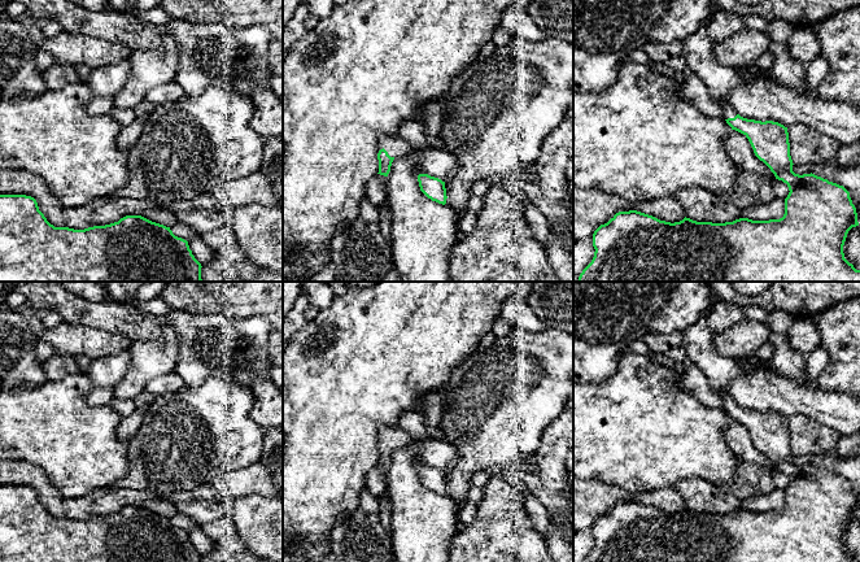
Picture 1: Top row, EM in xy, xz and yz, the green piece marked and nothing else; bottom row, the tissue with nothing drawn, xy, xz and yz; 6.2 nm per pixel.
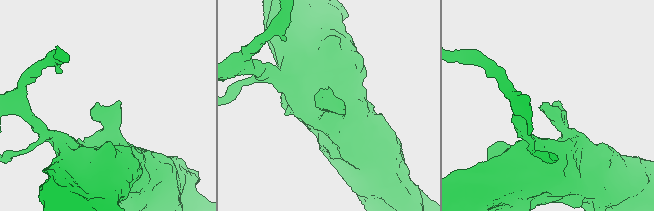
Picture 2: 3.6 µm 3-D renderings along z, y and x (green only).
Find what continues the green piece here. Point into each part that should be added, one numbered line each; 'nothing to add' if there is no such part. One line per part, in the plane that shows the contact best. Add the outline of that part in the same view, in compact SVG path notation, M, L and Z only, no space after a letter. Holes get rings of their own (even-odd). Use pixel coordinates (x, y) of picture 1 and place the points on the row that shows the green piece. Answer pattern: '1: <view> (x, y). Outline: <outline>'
1: xz (394, 146). Outline: M401 136L380 138L379 147L384 148L390 157L409 154L412 151L412 147Z

